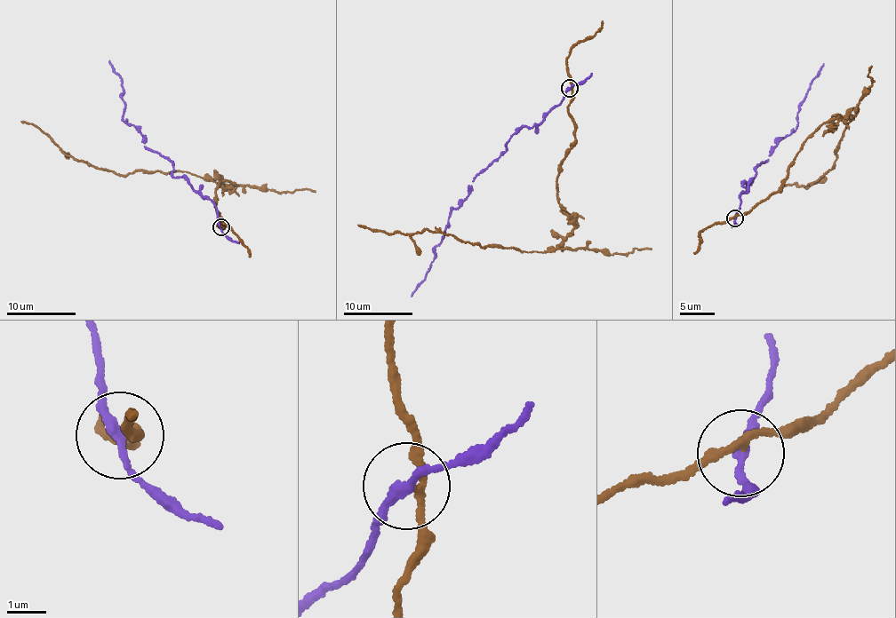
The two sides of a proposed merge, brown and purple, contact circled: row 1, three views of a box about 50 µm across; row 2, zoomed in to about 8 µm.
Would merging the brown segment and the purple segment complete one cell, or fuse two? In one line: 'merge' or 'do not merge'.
do not merge

